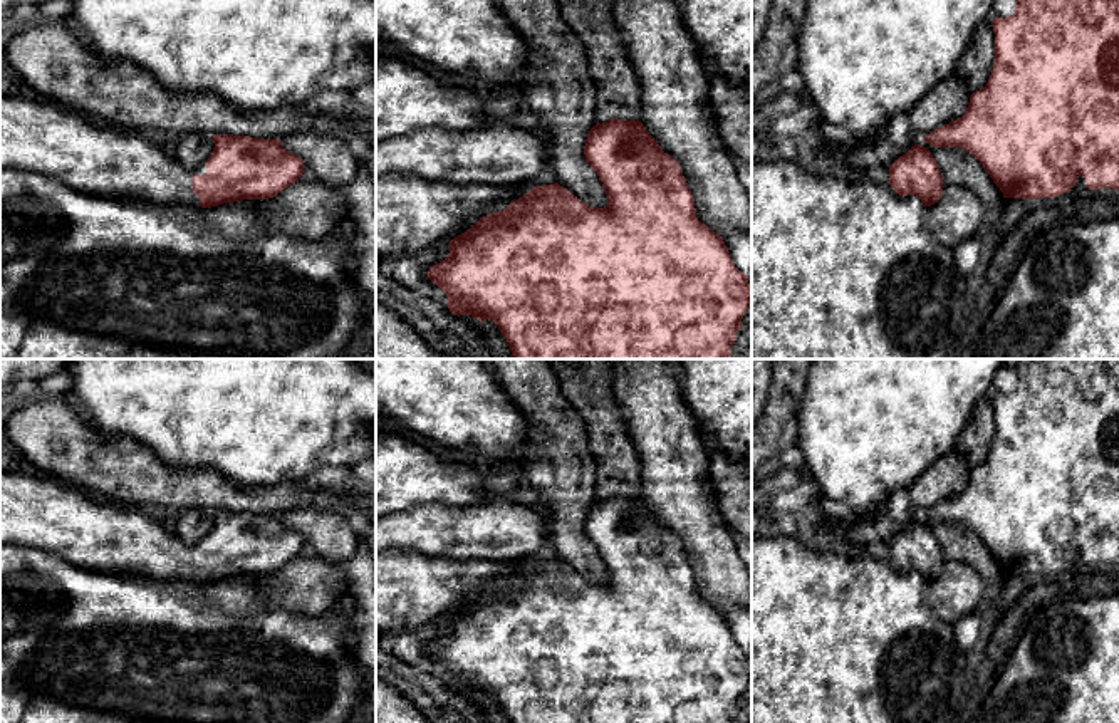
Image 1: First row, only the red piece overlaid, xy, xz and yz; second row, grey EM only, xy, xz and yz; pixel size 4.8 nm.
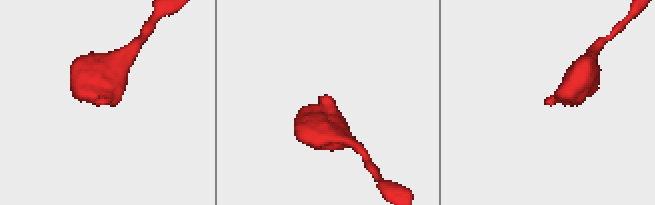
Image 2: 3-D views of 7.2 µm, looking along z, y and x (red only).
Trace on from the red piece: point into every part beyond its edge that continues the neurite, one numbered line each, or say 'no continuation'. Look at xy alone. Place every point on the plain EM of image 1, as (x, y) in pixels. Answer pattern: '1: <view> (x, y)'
1: xy (36, 510)

